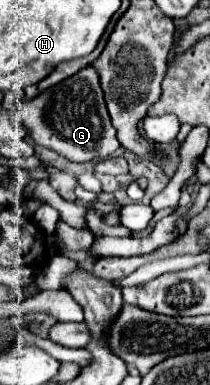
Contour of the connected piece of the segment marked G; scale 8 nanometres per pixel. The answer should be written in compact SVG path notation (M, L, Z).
M91 66L79 70L71 78L55 84L35 98L19 102L17 114L21 116L35 144L51 148L71 162L95 162L97 158L111 156L113 150L119 150L121 146L107 114L99 76Z

